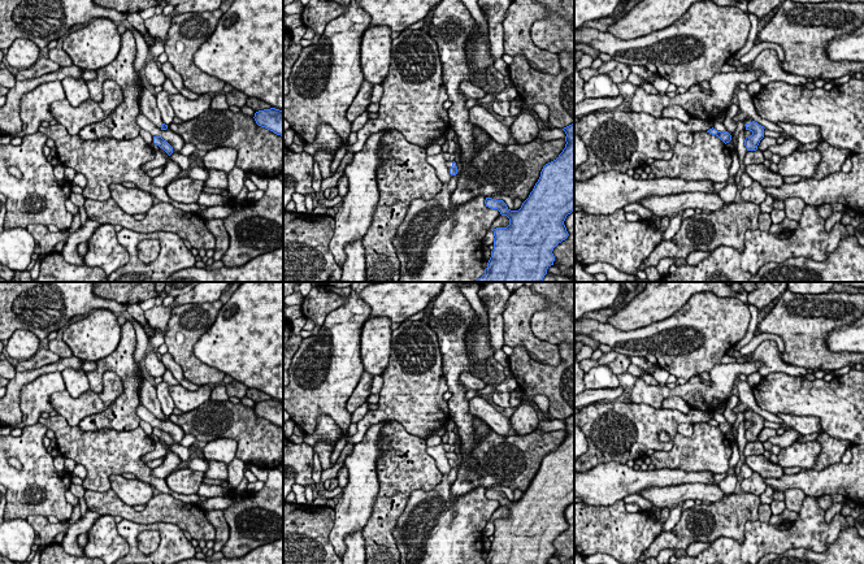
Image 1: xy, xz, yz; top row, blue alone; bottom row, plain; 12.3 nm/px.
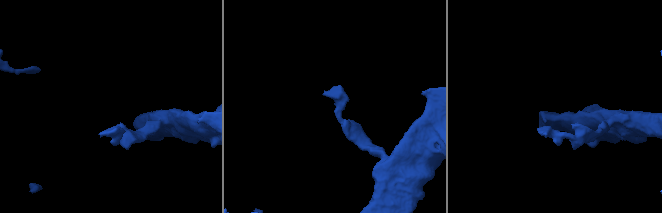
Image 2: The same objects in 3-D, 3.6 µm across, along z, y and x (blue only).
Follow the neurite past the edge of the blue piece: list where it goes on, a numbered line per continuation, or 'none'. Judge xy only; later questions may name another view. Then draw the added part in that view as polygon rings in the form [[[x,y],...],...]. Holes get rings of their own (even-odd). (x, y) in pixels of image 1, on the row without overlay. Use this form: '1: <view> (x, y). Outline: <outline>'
1: xy (147, 391). Outline: [[[143,378],[139,386],[139,399],[142,405],[144,405],[159,420],[161,420],[161,416],[164,413],[161,411],[161,405],[156,395],[156,387],[146,378]]]

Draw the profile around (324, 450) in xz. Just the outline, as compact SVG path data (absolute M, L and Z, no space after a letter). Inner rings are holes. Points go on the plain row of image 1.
M318 441L313 446L313 452L318 456L322 470L330 469L334 465L330 463L330 457L335 450L337 442L325 442L325 441Z

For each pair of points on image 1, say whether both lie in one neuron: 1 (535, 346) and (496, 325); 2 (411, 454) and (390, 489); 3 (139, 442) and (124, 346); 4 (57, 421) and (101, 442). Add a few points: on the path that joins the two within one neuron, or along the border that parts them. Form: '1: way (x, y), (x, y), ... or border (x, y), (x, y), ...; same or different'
1: border (502, 312), (504, 343); different
2: way (404, 463), (398, 480); same
3: border (138, 425), (122, 430), (105, 428); different
4: way (68, 432), (78, 442), (91, 442); same

